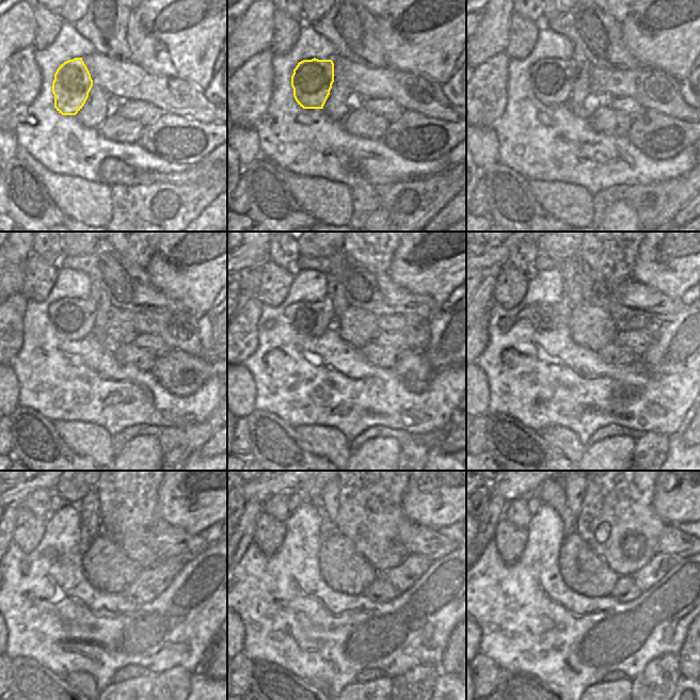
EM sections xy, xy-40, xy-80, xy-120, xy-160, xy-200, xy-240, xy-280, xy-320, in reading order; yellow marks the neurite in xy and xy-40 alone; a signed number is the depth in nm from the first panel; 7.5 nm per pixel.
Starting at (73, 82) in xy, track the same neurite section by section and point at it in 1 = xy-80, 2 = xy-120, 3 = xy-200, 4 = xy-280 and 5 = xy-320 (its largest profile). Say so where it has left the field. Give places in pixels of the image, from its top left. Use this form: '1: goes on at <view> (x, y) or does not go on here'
1: goes on at xy-80 (552, 80)
2: goes on at xy-120 (74, 319)
3: goes on at xy-200 (541, 317)
4: goes on at xy-280 (328, 527)
5: goes on at xy-320 (551, 492)

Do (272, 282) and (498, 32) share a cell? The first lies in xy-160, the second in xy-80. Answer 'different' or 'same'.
different

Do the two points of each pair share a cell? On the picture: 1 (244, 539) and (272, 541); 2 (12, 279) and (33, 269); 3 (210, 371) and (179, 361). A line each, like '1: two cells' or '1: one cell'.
1: two cells
2: two cells
3: one cell

